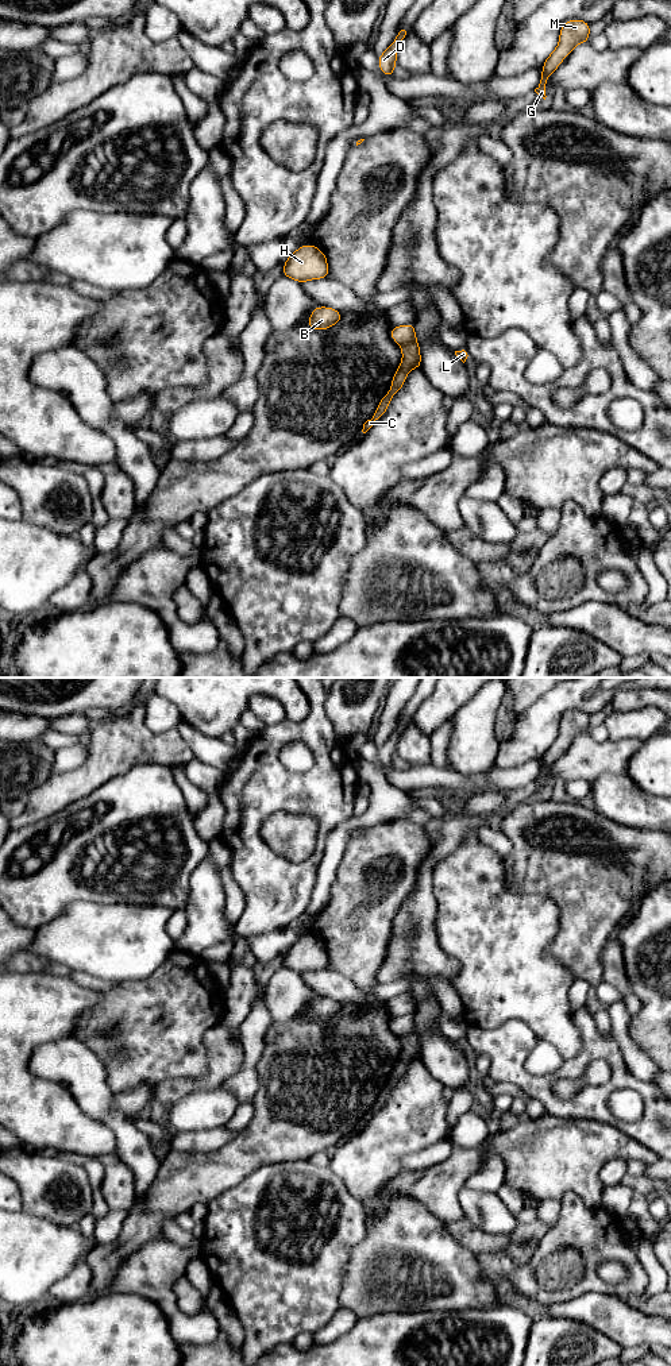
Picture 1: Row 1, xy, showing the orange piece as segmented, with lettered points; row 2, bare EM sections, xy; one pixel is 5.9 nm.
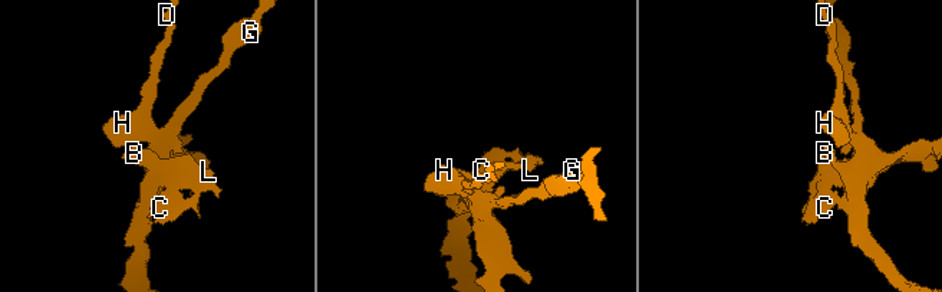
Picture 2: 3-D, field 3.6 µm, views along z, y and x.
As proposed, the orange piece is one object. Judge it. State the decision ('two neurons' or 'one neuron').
one neuron

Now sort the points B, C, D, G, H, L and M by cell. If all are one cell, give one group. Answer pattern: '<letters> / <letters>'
B C D G H L M

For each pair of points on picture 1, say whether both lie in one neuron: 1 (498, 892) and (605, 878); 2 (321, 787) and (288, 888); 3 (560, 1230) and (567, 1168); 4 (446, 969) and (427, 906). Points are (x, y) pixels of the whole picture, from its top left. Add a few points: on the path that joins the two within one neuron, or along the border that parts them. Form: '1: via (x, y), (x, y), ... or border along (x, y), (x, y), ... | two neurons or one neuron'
1: border along (502, 860), (505, 879), (513, 888), (546, 896) | two neurons
2: via (323, 813), (320, 848), (312, 863) | one neuron
3: border along (560, 1197), (567, 1192), (574, 1192), (593, 1208) | two neurons
4: via (430, 953), (425, 949), (425, 922) | one neuron

